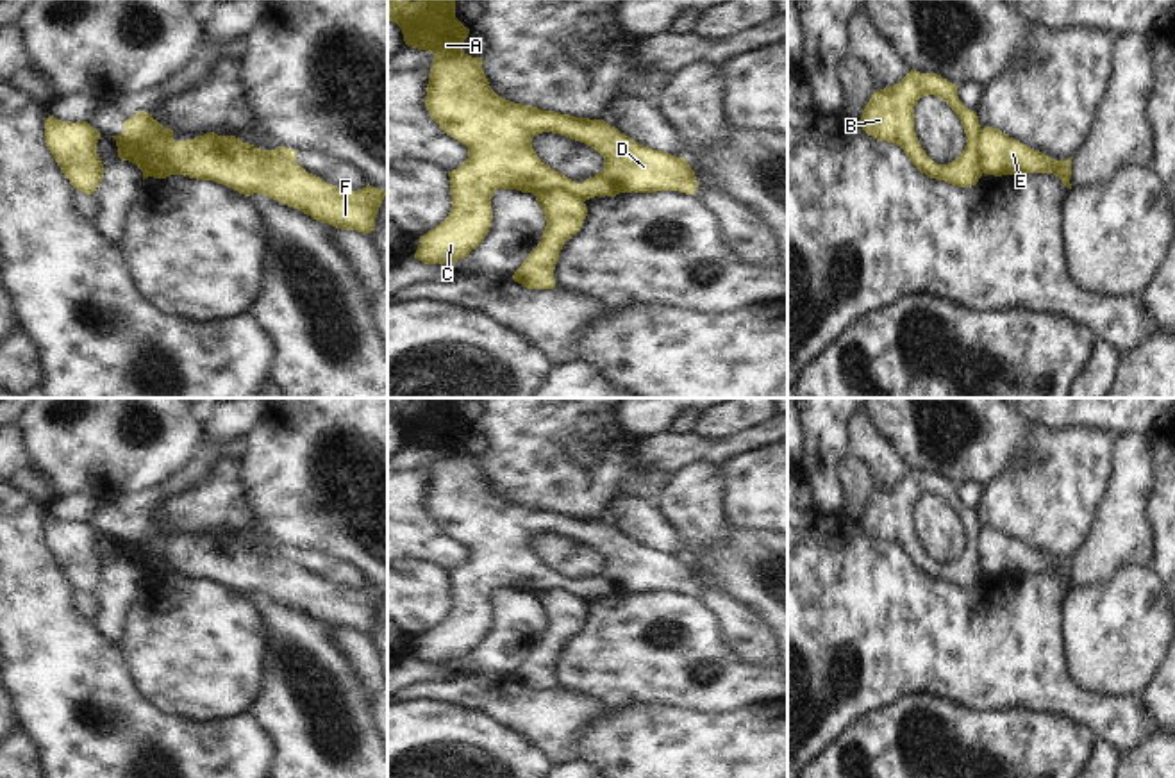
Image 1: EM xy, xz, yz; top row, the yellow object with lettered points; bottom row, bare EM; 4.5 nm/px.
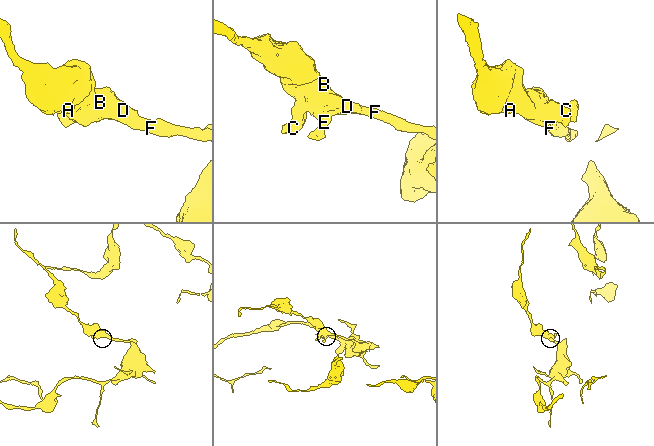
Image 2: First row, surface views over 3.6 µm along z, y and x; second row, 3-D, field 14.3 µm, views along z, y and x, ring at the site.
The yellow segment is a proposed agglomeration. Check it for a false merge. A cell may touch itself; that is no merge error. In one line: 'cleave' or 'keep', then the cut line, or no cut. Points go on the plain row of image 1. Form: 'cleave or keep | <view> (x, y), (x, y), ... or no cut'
cleave | xy (116, 539), (133, 543), (149, 568), (158, 568), (177, 543)

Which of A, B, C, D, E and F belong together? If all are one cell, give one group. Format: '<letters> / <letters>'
A B C D F / E

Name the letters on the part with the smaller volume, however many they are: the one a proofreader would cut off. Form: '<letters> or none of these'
E.

